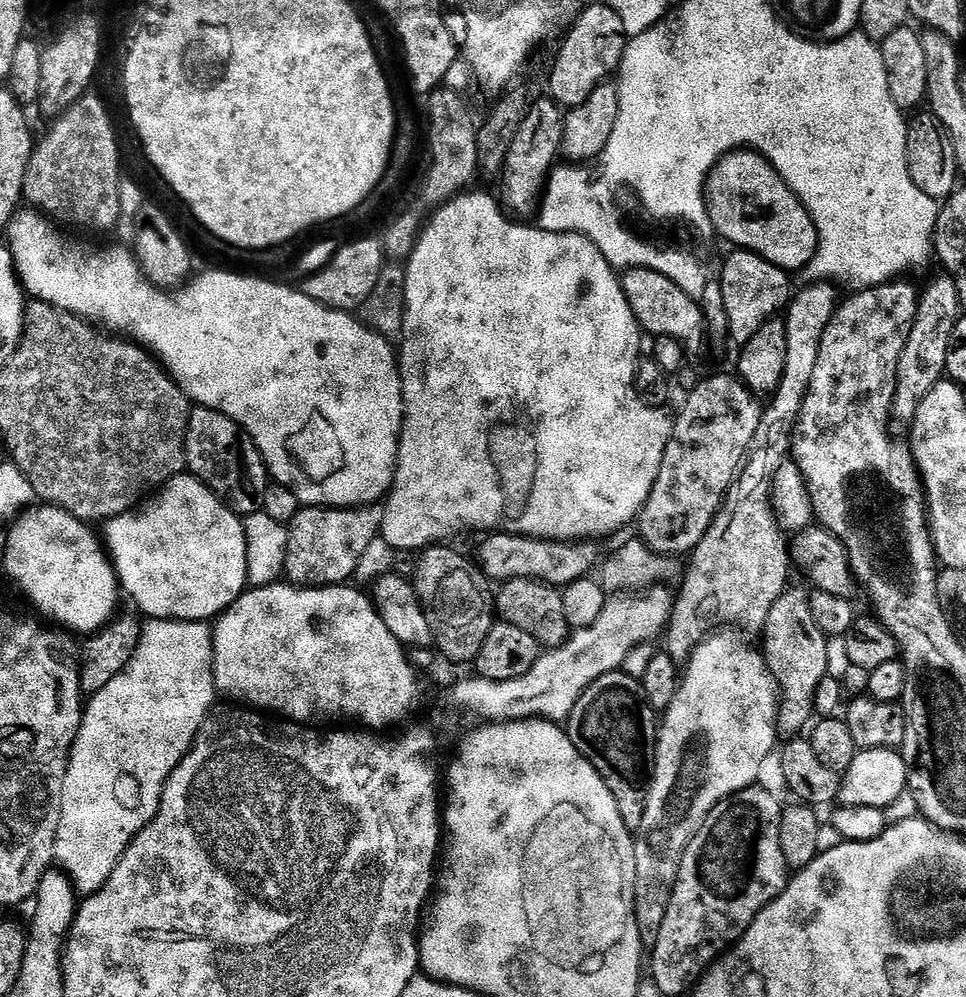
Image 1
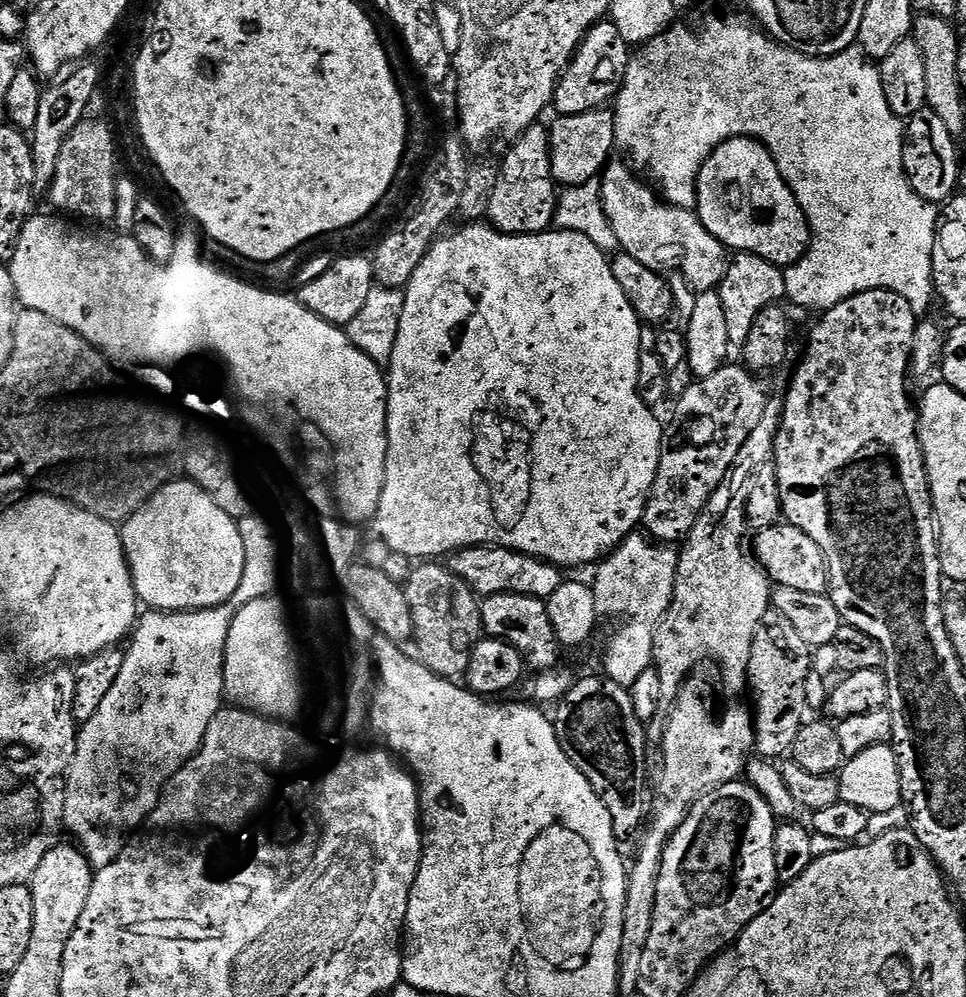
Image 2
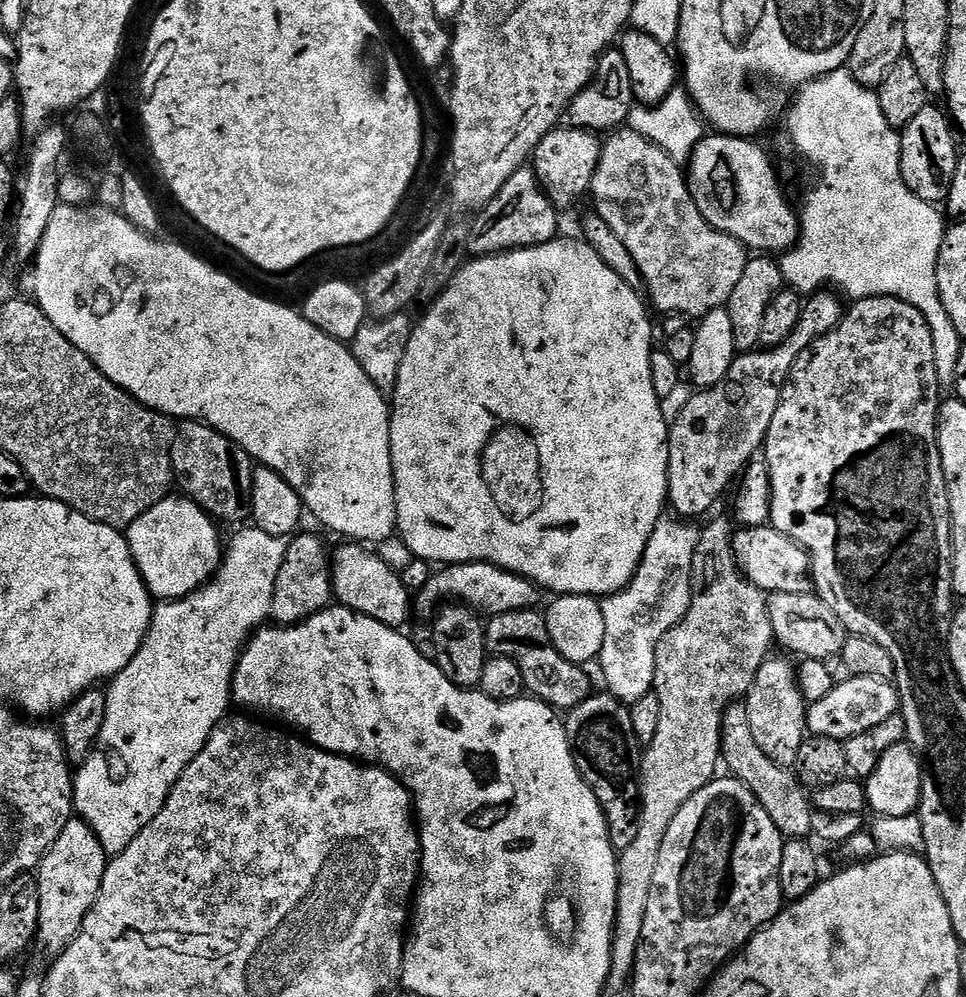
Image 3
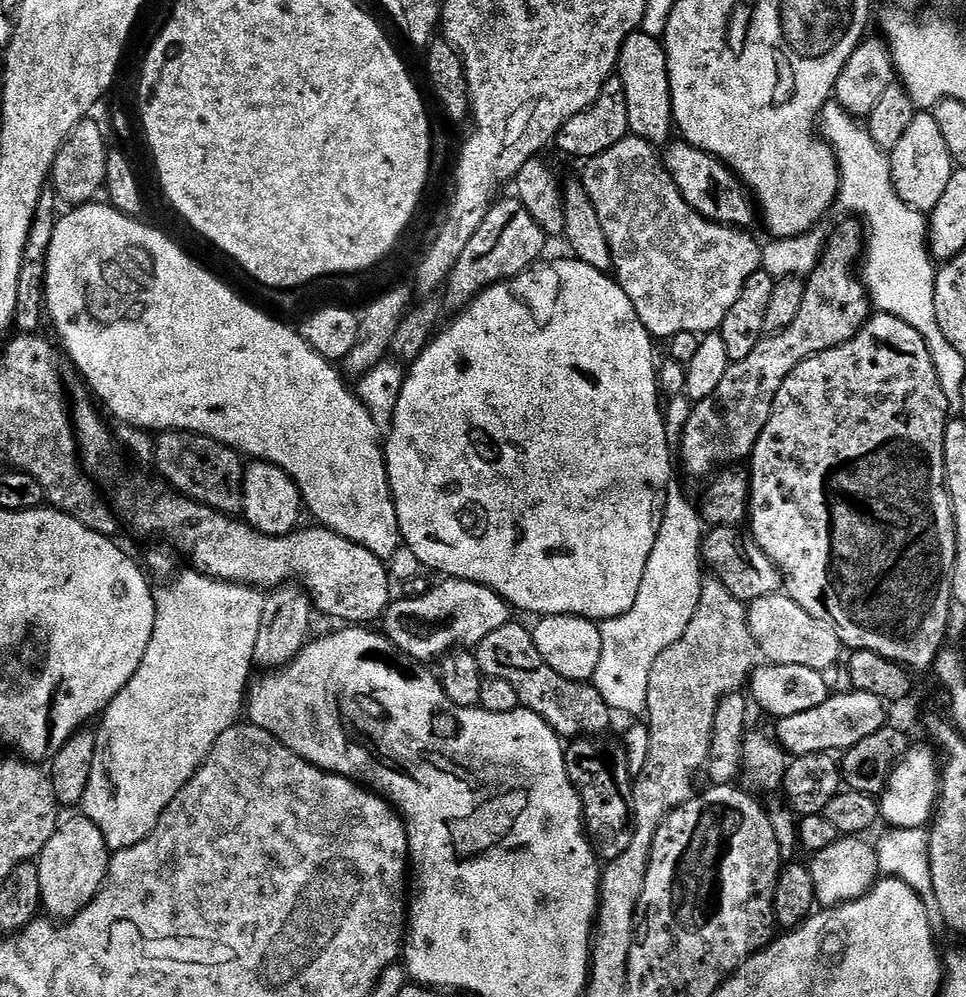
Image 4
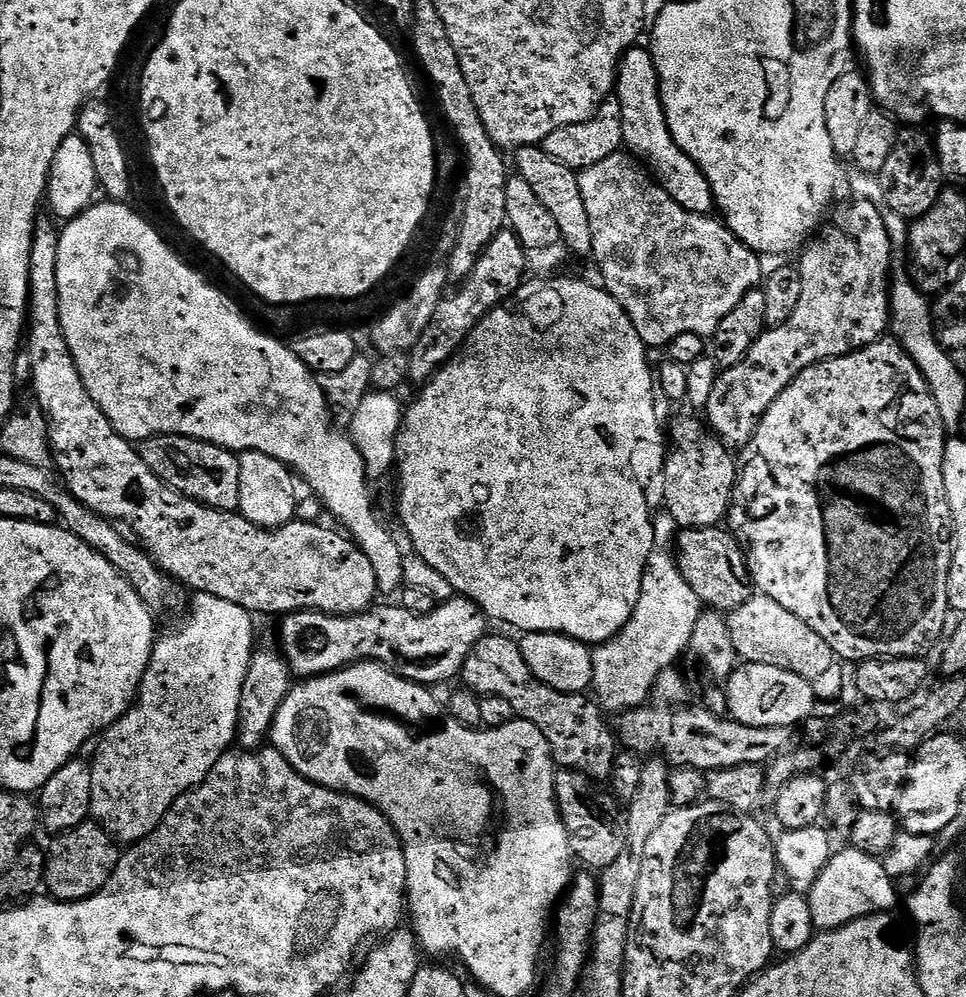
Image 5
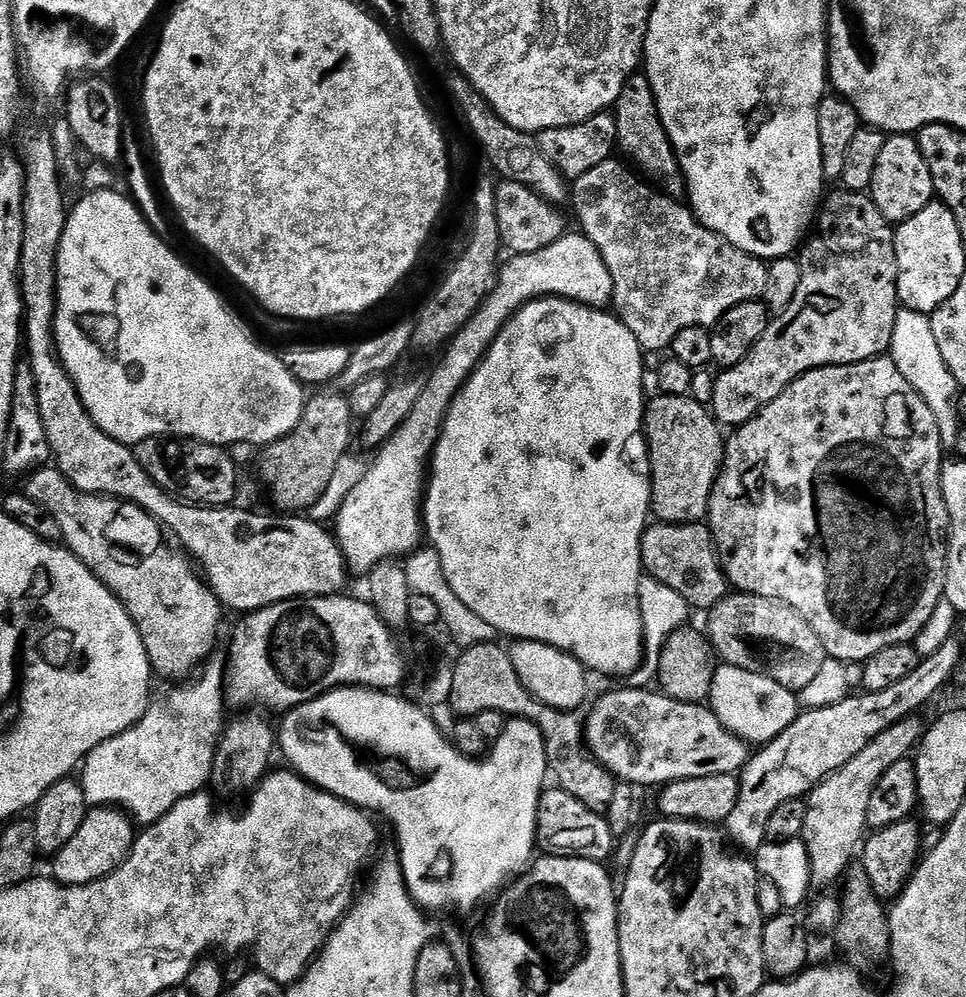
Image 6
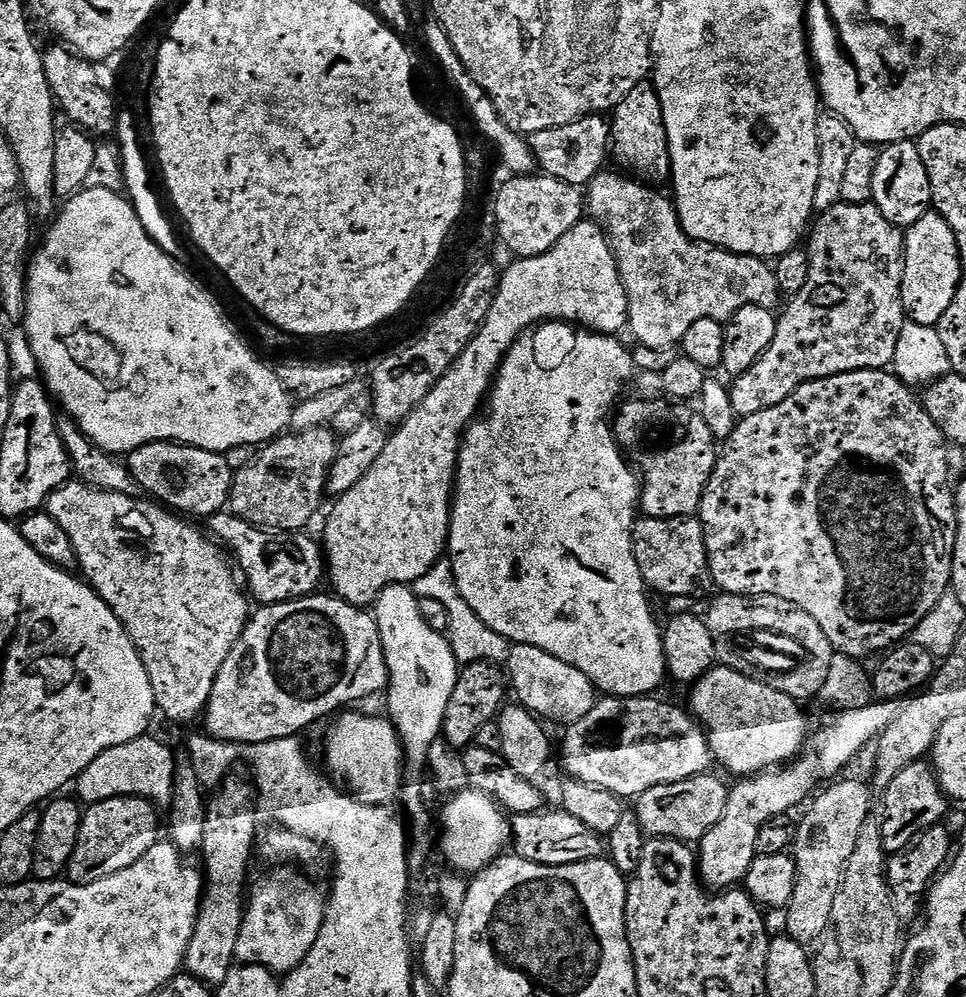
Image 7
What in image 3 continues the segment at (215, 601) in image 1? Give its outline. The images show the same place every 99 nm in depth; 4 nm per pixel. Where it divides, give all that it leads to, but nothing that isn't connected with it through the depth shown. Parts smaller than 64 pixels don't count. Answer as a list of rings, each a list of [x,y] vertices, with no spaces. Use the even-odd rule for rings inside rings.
[[[170,494],[165,500],[146,510],[146,514],[142,514],[126,529],[132,561],[136,563],[136,569],[140,571],[140,577],[144,579],[149,593],[157,601],[181,600],[191,592],[198,591],[216,575],[222,563],[222,544],[220,548],[220,532],[216,527],[217,521],[193,500],[183,494]]]

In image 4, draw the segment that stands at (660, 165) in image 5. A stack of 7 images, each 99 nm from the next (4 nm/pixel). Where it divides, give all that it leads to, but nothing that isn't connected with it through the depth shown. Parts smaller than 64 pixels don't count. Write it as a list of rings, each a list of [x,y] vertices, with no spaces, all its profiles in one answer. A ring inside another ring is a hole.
[[[643,30],[630,33],[620,51],[618,80],[619,76],[619,87],[626,102],[629,133],[648,140],[651,144],[663,146],[668,140],[668,135],[674,132],[670,74],[663,43]],[[676,138],[668,149],[663,149],[662,159],[682,198],[698,215],[716,224],[727,224],[741,230],[751,229],[754,200],[746,191],[740,177],[731,168],[715,156],[698,150],[693,144],[687,144],[682,138]]]

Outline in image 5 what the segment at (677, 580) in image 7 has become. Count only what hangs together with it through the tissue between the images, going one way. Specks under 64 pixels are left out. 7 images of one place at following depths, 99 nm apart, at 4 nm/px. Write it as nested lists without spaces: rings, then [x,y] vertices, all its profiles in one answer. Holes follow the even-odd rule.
[[[723,527],[684,528],[680,536],[678,563],[686,582],[705,605],[731,610],[745,604],[754,595],[748,570],[748,558],[739,539]]]

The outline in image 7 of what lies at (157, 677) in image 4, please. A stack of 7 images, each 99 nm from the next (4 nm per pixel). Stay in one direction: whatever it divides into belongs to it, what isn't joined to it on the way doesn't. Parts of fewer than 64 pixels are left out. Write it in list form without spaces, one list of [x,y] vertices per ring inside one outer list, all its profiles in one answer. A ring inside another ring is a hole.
[[[145,734],[134,742],[126,742],[98,754],[98,758],[94,758],[94,762],[90,762],[90,766],[86,766],[86,770],[74,781],[75,795],[85,805],[119,796],[137,796],[157,806],[168,806],[172,803],[175,785],[176,756],[152,734]]]

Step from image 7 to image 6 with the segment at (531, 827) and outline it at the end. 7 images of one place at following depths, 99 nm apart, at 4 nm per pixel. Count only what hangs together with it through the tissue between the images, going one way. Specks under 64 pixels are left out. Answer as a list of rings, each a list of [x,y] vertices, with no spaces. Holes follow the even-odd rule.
[[[559,786],[545,787],[540,793],[540,805],[538,806],[538,818],[536,819],[536,843],[541,853],[549,856],[573,856],[583,860],[607,861],[607,856],[611,857],[614,852],[614,837],[608,825],[607,815],[587,808],[574,794],[566,794]]]

